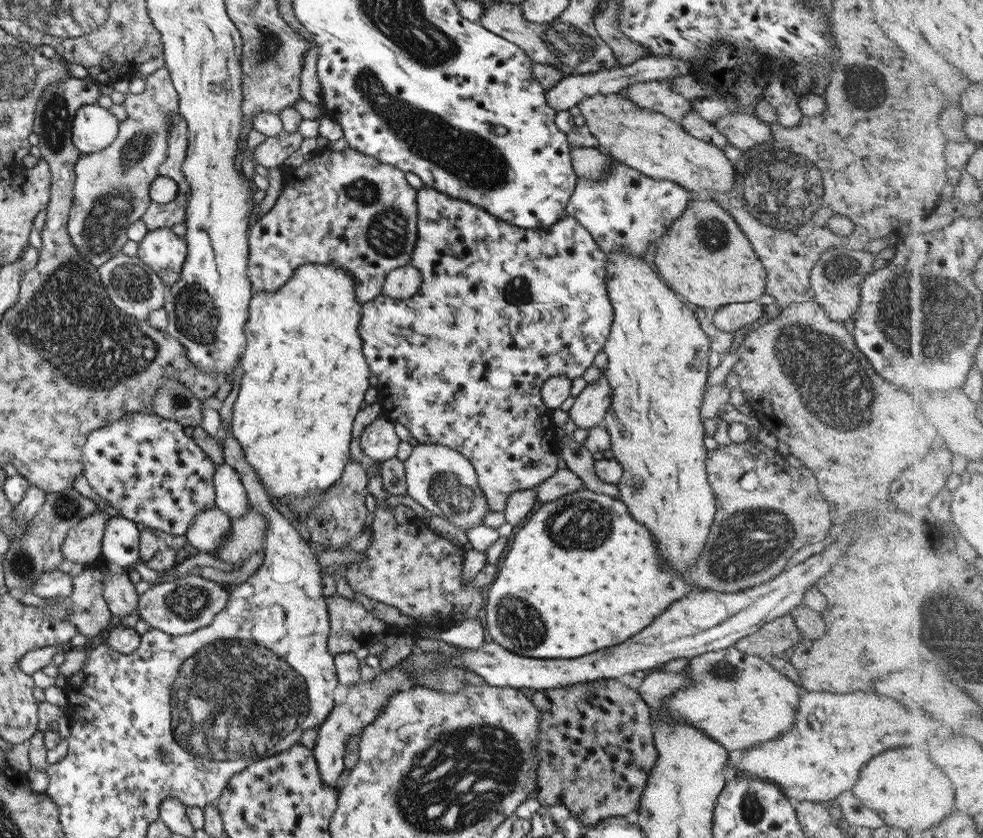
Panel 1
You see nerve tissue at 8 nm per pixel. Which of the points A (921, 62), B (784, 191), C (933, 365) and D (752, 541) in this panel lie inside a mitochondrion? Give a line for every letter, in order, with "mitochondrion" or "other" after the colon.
A: other
B: mitochondrion
C: mitochondrion
D: mitochondrion

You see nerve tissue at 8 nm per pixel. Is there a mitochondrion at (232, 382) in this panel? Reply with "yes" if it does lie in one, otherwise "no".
no

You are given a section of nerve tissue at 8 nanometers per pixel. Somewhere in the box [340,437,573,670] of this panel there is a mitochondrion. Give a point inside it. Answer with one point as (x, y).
(518, 622)

